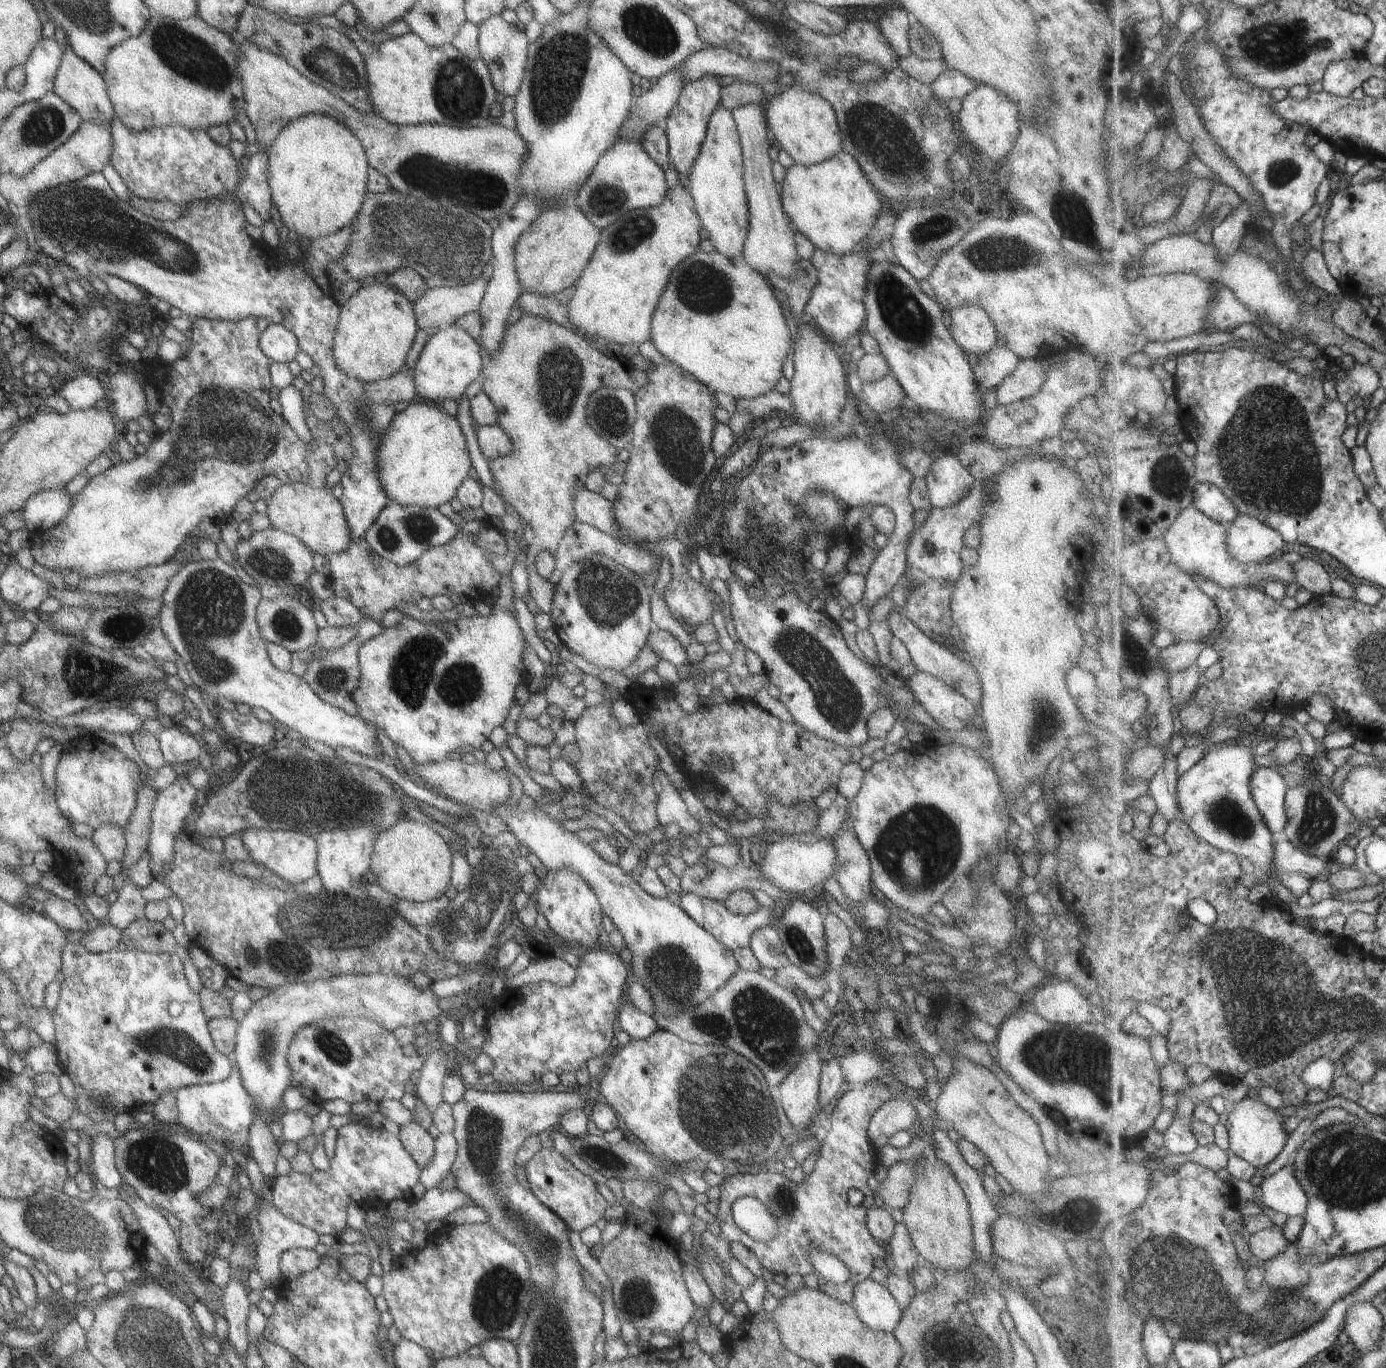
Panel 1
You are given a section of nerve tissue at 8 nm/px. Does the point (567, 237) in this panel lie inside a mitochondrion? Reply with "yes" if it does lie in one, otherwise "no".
no

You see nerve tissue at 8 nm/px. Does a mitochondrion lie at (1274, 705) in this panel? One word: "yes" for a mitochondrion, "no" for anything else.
no

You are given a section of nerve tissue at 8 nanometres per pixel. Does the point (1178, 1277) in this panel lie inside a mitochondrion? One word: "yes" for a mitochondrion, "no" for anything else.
yes

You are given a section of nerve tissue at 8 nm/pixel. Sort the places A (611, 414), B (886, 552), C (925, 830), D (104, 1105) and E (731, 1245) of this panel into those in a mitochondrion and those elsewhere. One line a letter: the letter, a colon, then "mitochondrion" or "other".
A: mitochondrion
B: other
C: mitochondrion
D: other
E: other

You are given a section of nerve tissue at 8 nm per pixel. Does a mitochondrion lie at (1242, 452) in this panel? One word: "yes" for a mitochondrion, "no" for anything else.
yes

